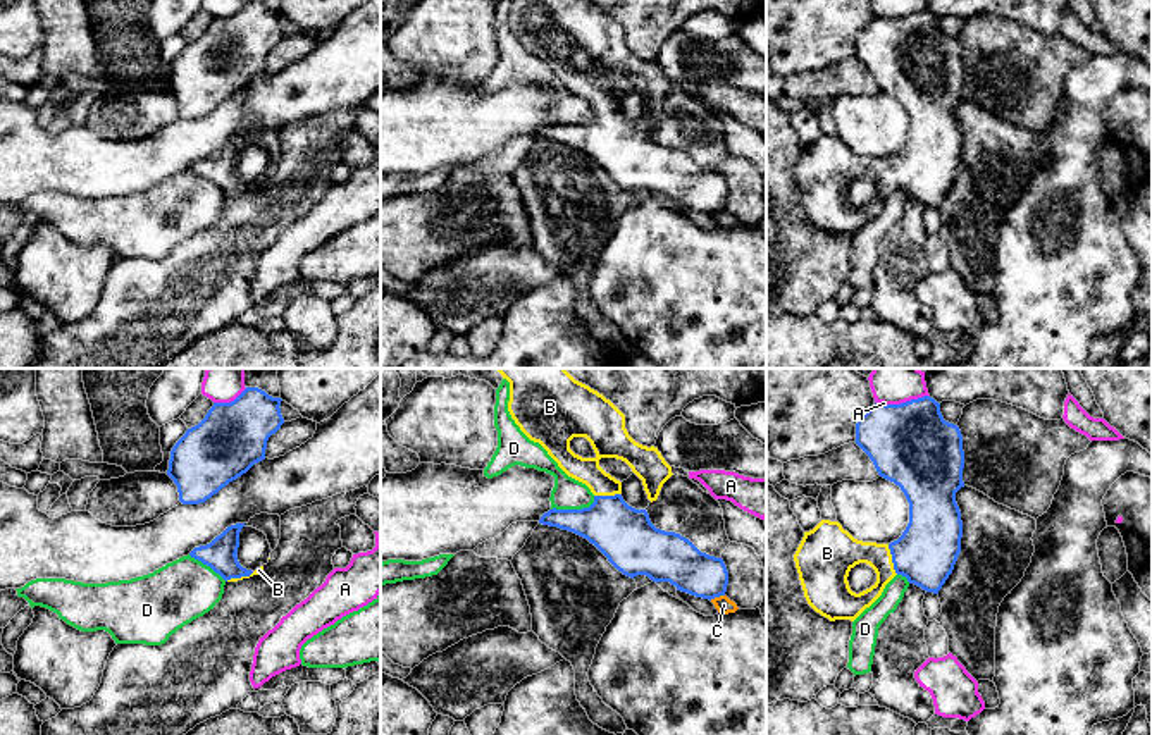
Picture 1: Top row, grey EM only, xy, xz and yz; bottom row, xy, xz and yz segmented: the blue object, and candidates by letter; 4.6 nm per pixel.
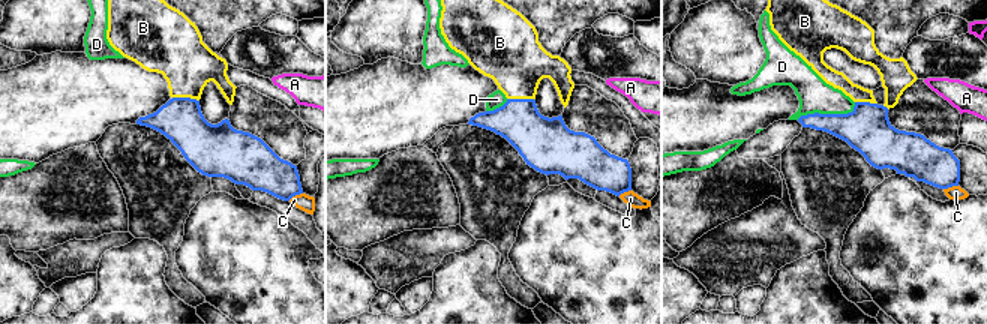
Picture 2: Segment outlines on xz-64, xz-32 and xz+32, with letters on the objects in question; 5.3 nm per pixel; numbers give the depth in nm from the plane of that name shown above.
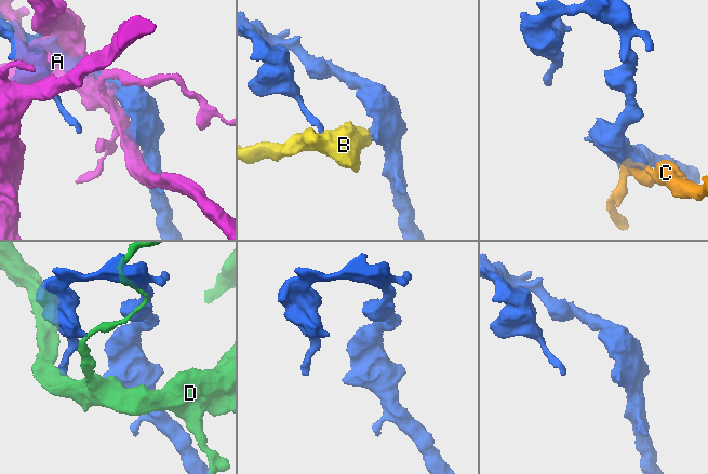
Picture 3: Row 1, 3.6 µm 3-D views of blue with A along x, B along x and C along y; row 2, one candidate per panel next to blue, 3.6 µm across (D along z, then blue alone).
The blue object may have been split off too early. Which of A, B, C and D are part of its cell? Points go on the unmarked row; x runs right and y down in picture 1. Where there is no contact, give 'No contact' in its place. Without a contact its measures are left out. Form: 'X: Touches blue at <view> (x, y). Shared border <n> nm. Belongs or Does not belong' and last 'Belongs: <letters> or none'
A: Touches blue at yz (901, 18). Shared border 260 nm. Does not belong
B: Touches blue at yz (892, 174). Shared border 150 nm. Belongs
C: Touches blue at xz (717, 210). Shared border 80 nm. Does not belong
D: Touches blue at xz (574, 124). Shared border 220 nm. Does not belong
Belongs: B

